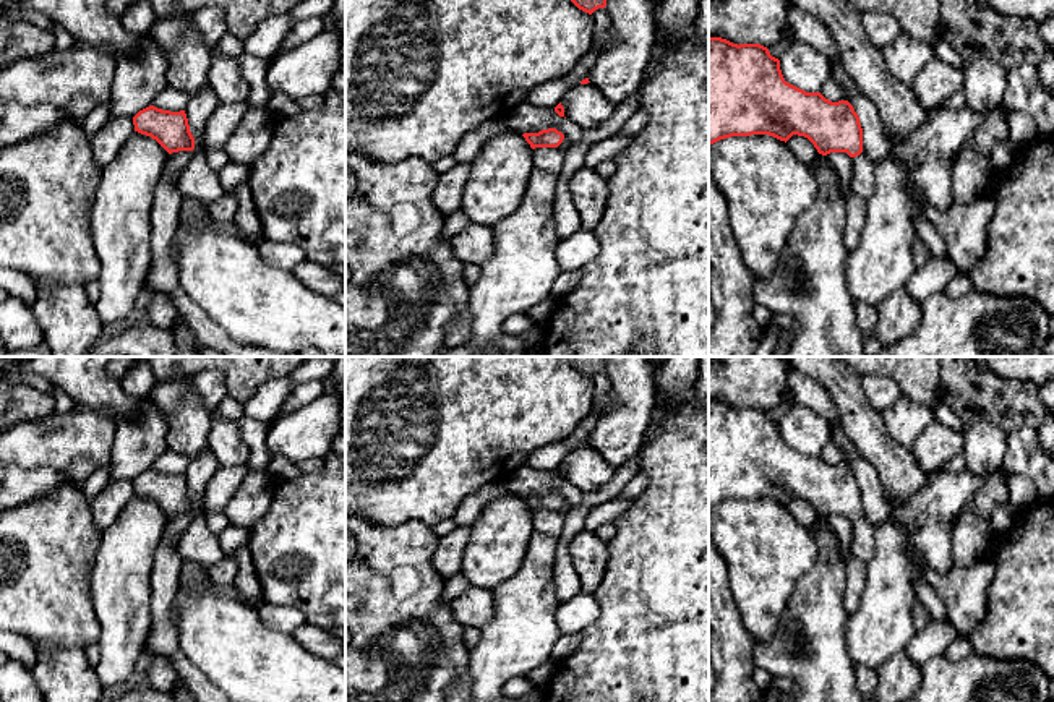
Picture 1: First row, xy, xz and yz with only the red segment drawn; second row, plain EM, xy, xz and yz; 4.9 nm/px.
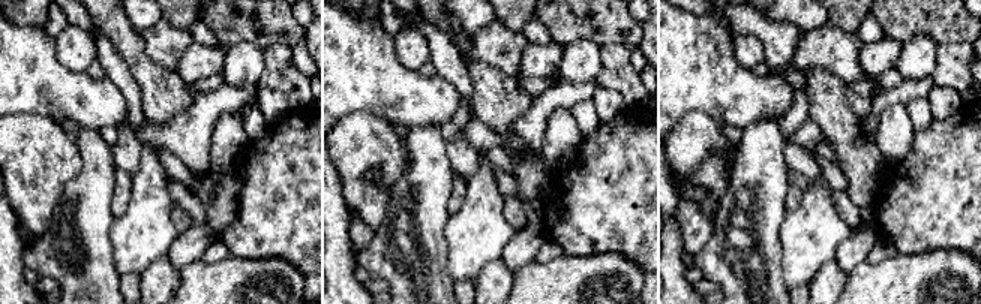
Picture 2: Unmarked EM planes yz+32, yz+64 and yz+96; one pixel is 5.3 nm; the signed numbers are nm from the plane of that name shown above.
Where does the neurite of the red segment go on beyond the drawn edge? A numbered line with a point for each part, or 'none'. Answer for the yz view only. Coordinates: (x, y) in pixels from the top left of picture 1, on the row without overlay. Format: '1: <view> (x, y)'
1: yz (863, 532)

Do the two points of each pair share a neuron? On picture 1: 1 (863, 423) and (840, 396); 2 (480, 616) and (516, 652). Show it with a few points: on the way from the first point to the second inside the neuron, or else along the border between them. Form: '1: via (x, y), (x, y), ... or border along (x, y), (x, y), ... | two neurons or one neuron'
1: via (858, 417), (847, 402) | one neuron
2: border along (492, 590), (493, 616), (480, 629) | two neurons

